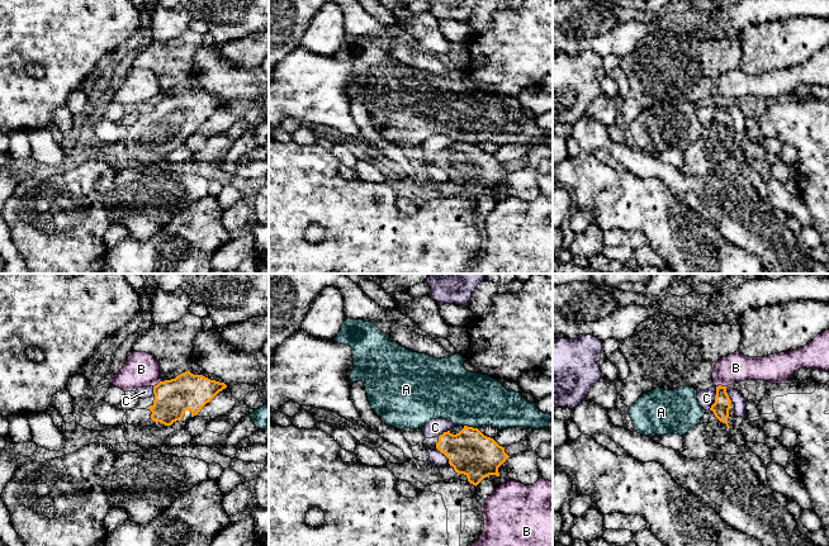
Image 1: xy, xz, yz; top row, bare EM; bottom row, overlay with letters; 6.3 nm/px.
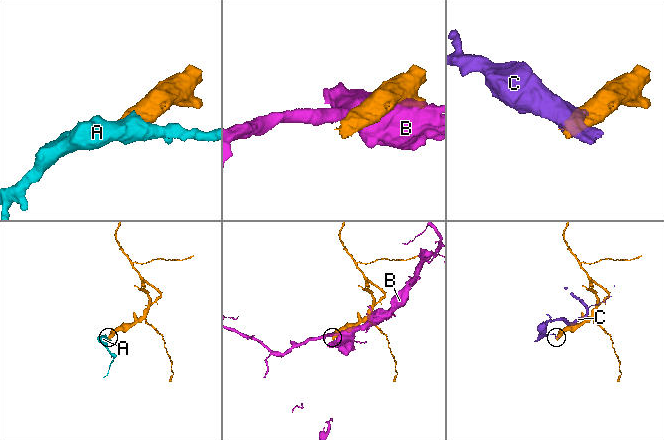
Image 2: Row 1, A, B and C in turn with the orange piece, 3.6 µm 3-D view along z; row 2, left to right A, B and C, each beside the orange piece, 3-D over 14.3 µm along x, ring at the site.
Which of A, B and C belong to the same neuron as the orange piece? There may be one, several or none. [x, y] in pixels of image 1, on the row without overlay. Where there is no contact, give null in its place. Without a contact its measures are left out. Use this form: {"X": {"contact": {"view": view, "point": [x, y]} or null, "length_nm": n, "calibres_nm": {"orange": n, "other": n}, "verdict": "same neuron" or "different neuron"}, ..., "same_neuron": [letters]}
{"A": {"contact": {"view": "xz", "point": [470, 143]}, "length_nm": 90, "calibres_nm": {"orange": 280, "other": 340}, "verdict": "different neuron"}, "B": {"contact": {"view": "yz", "point": [720, 101]}, "length_nm": 60, "calibres_nm": {"orange": 110, "other": 190}, "verdict": "different neuron"}, "C": {"contact": {"view": "yz", "point": [715, 114]}, "length_nm": 160, "calibres_nm": {"orange": 110, "other": 110}, "verdict": "different neuron"}, "same_neuron": []}

